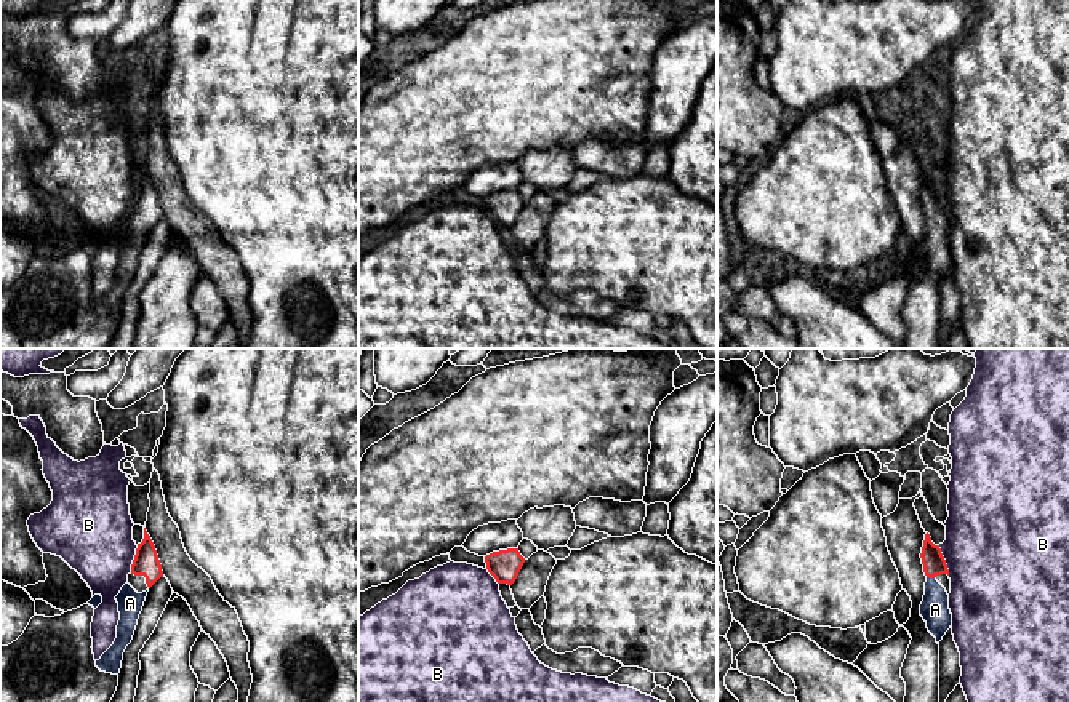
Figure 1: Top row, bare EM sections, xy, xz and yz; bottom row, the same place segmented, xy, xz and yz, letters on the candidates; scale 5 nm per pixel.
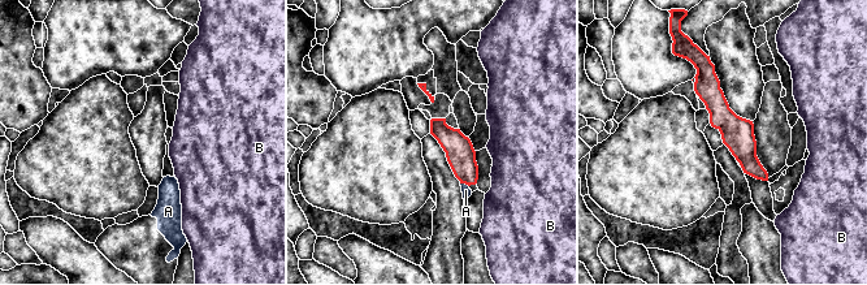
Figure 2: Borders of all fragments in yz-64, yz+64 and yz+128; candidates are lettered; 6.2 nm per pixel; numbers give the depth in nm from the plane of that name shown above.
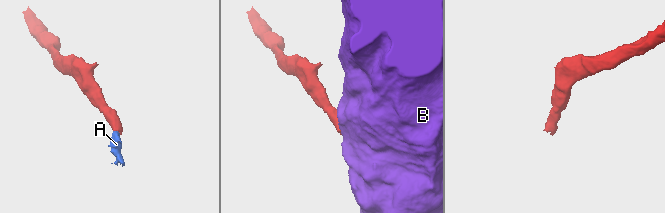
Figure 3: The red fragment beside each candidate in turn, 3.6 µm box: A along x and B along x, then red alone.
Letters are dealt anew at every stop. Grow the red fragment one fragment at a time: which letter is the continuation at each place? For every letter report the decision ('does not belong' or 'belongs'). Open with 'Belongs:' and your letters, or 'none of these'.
Belongs: A
A: belongs
B: does not belong

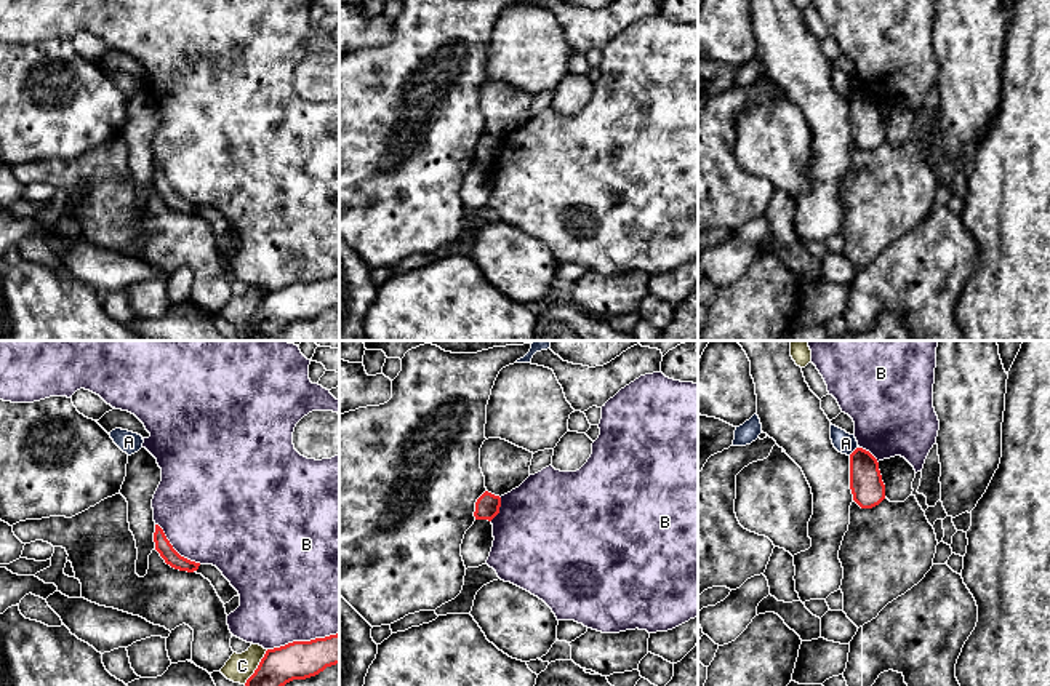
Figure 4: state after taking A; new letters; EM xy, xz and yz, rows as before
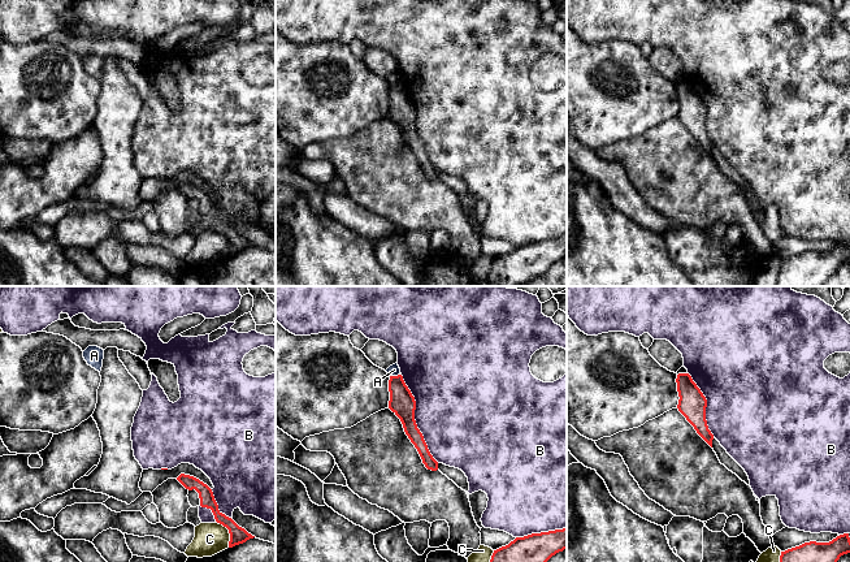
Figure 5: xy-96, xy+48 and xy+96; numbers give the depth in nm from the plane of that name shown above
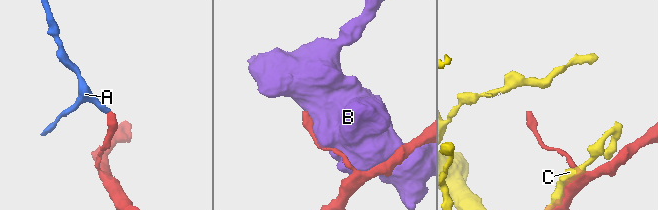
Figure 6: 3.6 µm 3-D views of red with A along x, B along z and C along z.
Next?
Belongs: none of these
A: does not belong
B: does not belong
C: does not belong

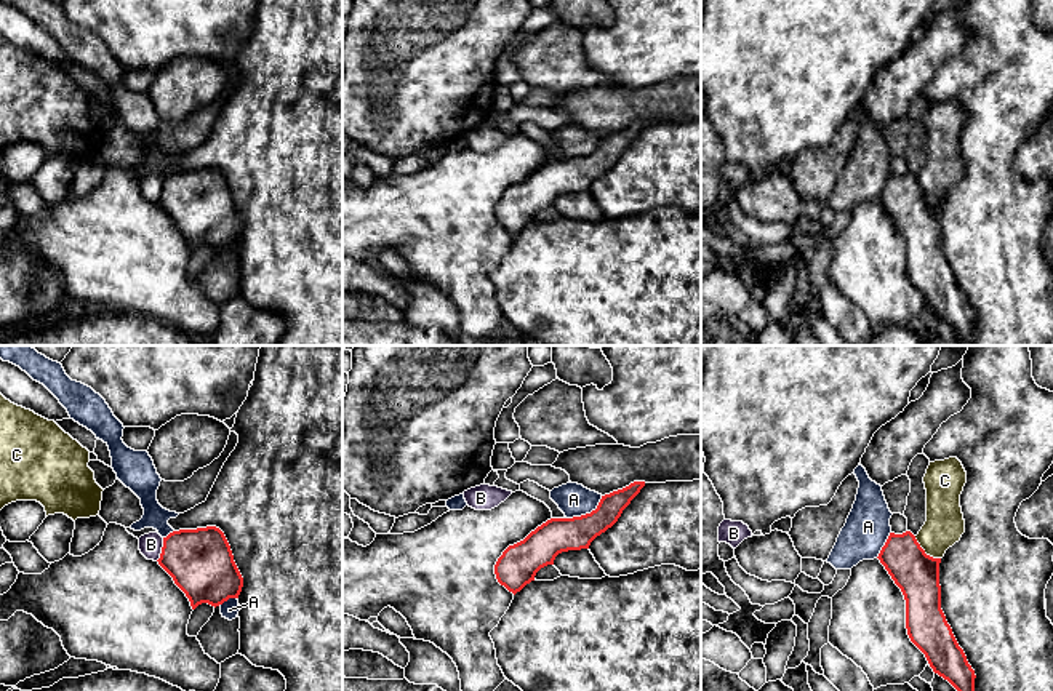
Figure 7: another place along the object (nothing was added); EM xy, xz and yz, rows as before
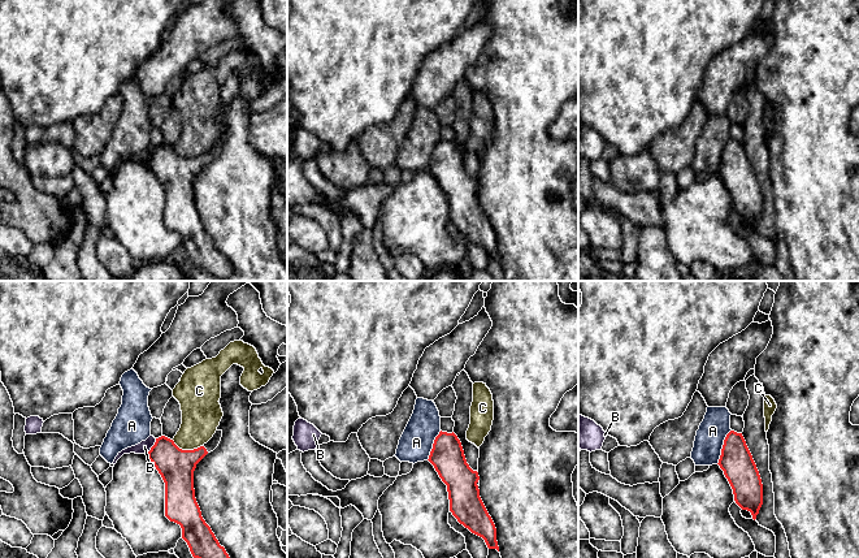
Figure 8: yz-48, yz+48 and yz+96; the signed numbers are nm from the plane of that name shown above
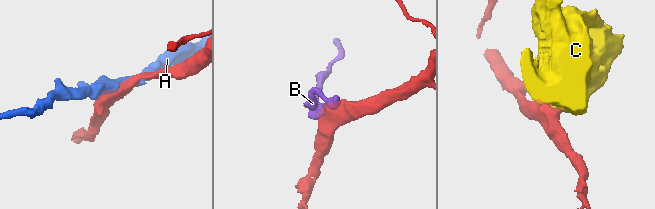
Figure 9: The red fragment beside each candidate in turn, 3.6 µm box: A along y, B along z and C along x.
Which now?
Belongs: none of these
A: does not belong
B: does not belong
C: does not belong

